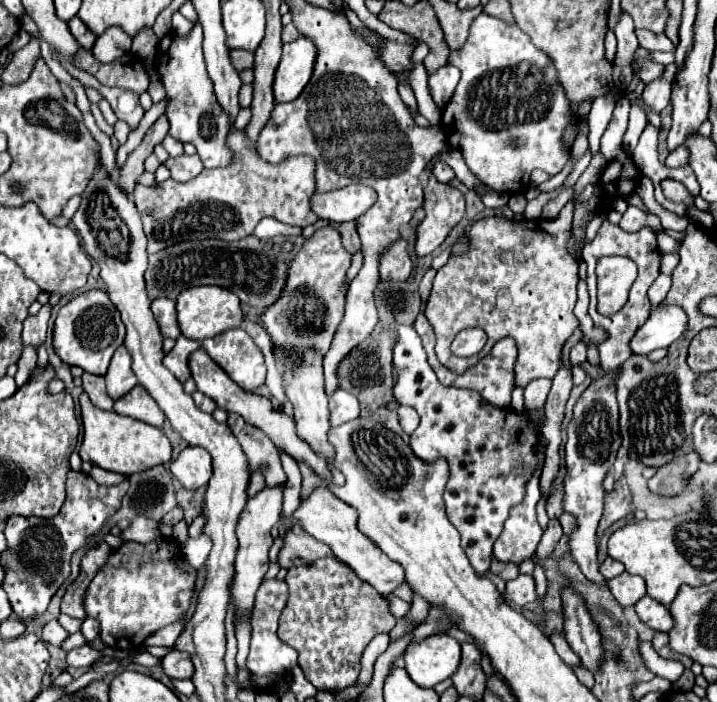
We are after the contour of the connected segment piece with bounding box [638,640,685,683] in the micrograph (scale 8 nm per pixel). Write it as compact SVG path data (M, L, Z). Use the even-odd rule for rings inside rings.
M638 640L638 652L640 652L648 670L656 676L668 678L671 683L676 682L685 670L684 666L677 660L660 658L650 642Z

